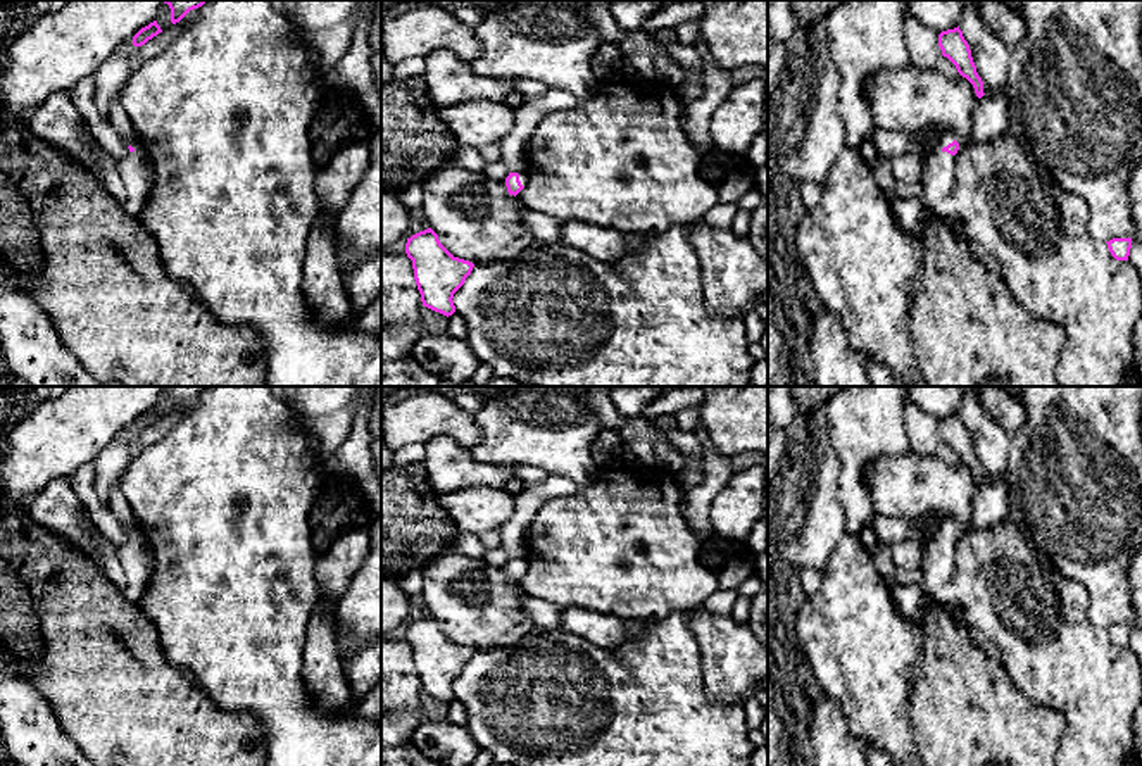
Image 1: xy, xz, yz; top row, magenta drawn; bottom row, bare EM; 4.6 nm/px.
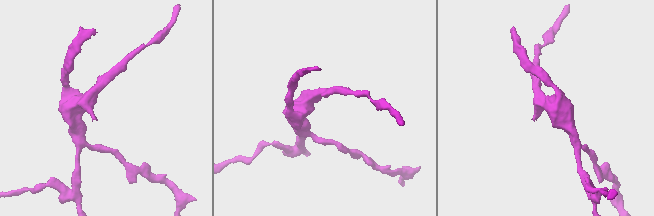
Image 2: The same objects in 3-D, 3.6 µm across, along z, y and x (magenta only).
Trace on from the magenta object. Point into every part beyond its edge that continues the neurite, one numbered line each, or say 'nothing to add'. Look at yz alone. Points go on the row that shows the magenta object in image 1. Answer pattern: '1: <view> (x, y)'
1: yz (939, 168)

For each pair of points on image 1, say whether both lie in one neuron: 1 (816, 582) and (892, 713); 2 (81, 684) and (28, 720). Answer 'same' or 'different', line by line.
1: different
2: different

